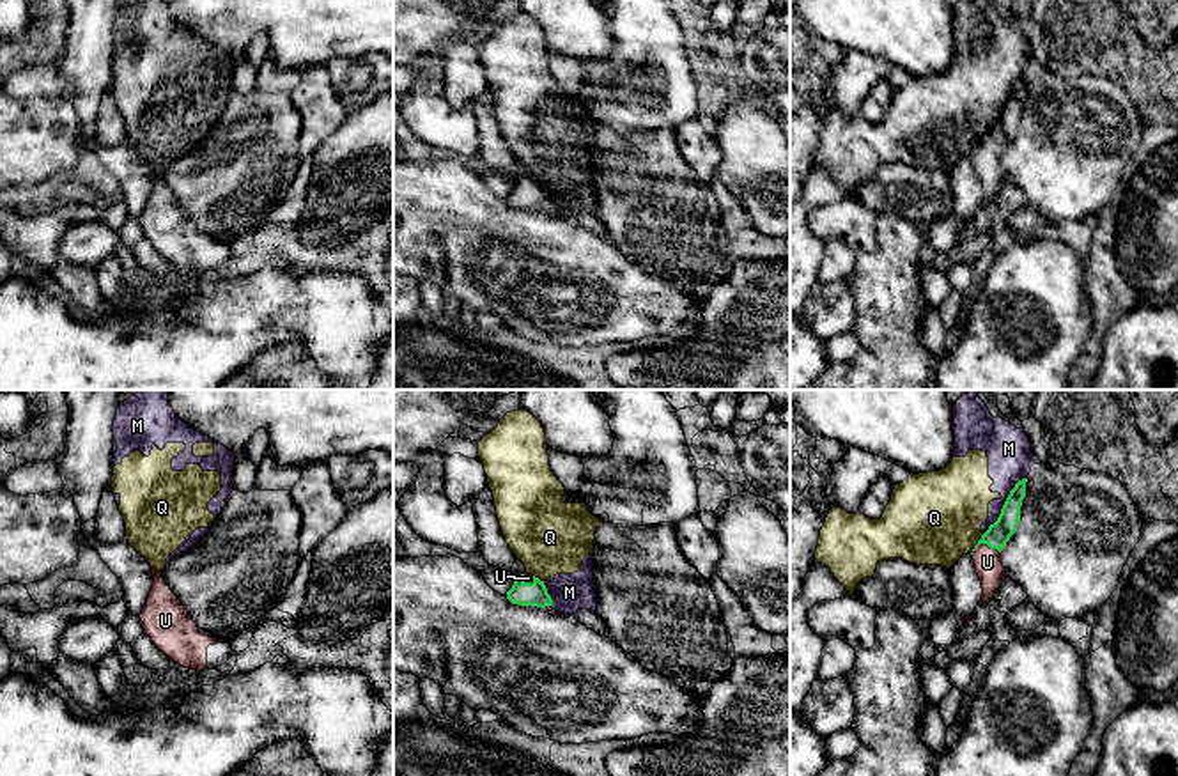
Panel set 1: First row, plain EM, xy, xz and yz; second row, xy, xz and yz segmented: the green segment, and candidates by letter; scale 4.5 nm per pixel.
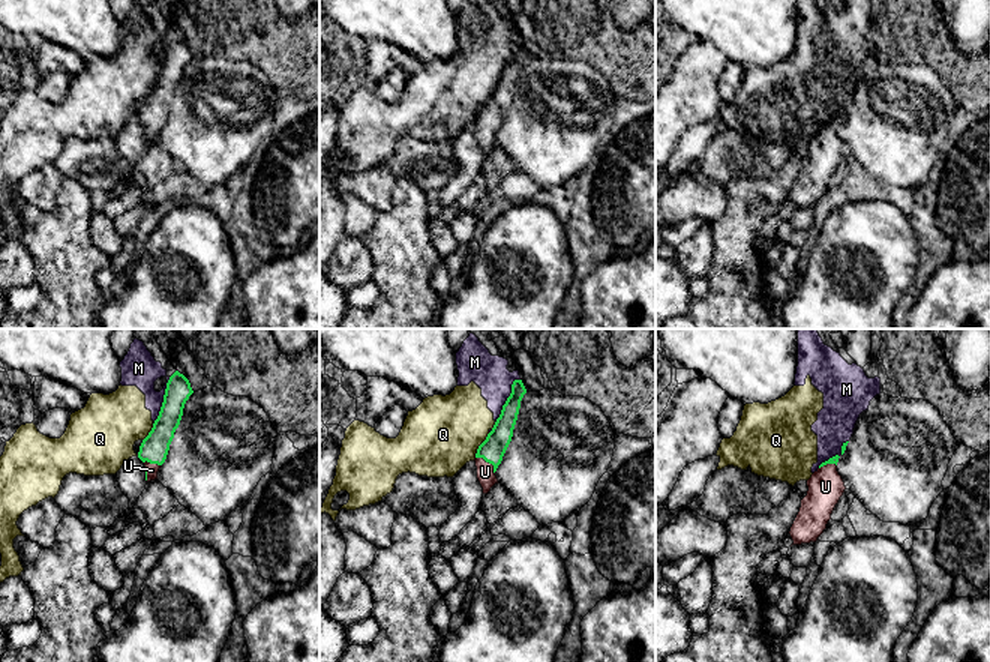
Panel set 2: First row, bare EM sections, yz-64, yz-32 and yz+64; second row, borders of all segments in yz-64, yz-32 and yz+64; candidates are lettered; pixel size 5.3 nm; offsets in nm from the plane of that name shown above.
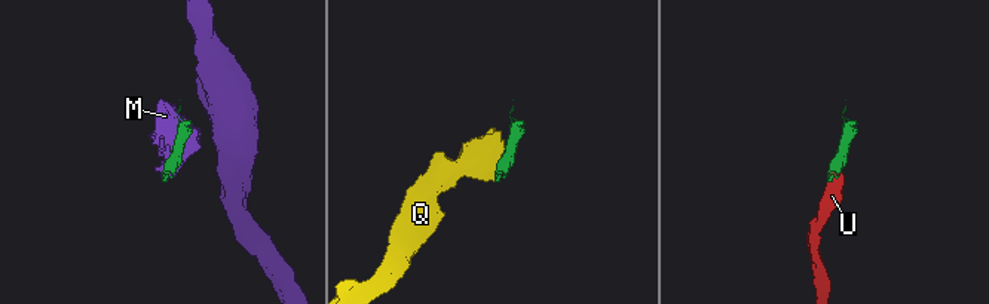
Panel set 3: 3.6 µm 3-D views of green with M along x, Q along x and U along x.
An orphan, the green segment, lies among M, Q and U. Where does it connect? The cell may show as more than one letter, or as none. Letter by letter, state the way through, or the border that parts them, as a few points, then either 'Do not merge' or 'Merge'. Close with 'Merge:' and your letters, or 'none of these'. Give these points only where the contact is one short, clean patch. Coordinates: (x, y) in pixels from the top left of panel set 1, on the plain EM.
M: Do not merge
Q: Boundary: yz (984, 137), (971, 156). Do not merge
U: Path across: yz (998, 137), (985, 146), (987, 165). Merge
Merge: U

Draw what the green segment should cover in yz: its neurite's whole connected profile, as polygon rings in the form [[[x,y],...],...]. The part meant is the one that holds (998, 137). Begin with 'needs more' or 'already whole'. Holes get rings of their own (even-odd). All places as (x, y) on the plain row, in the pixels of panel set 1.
needs more | [[[1022,81],[1015,87],[1001,112],[997,124],[988,129],[974,149],[973,163],[983,191],[981,206],[990,206],[1001,188],[1001,182],[1006,179],[1001,167],[1001,154],[1010,140],[1017,135],[1020,110],[1026,99],[1026,85],[1027,81]]]

